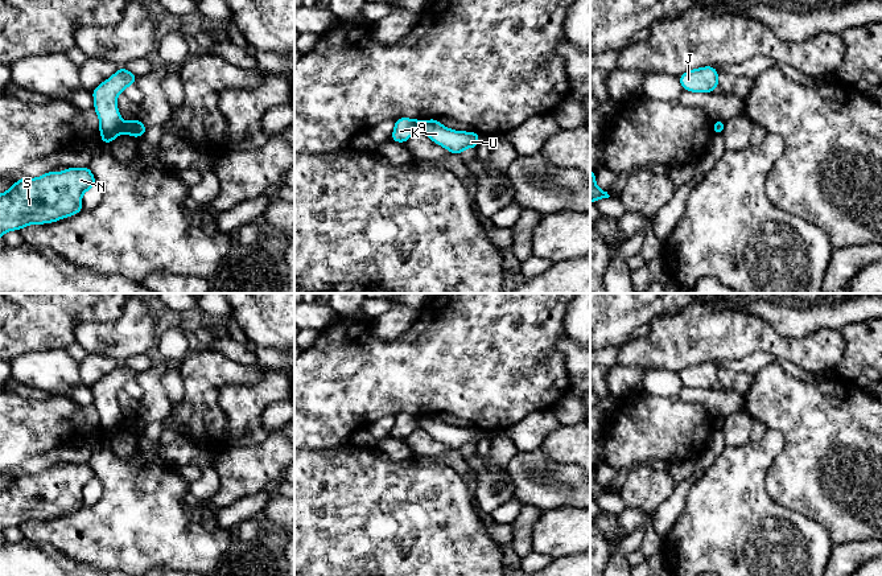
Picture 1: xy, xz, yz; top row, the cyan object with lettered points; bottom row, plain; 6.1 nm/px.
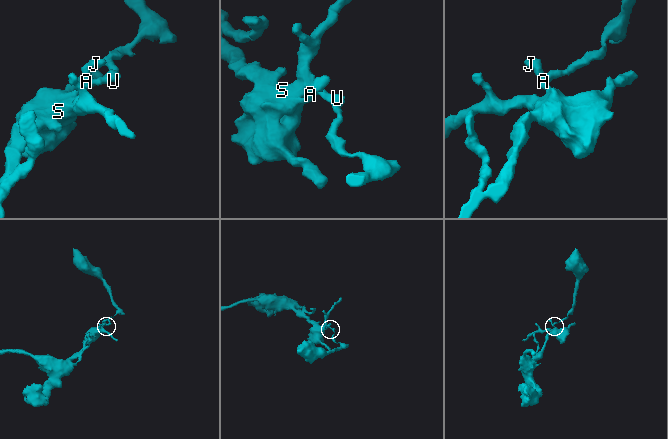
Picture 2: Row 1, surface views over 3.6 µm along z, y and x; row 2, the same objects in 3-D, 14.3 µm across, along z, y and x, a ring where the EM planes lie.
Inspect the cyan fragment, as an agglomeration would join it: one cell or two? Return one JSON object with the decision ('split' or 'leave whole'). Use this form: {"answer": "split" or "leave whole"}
{"answer": "split"}

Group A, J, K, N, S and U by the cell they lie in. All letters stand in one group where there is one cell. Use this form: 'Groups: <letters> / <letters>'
Groups: A J N S / K U

